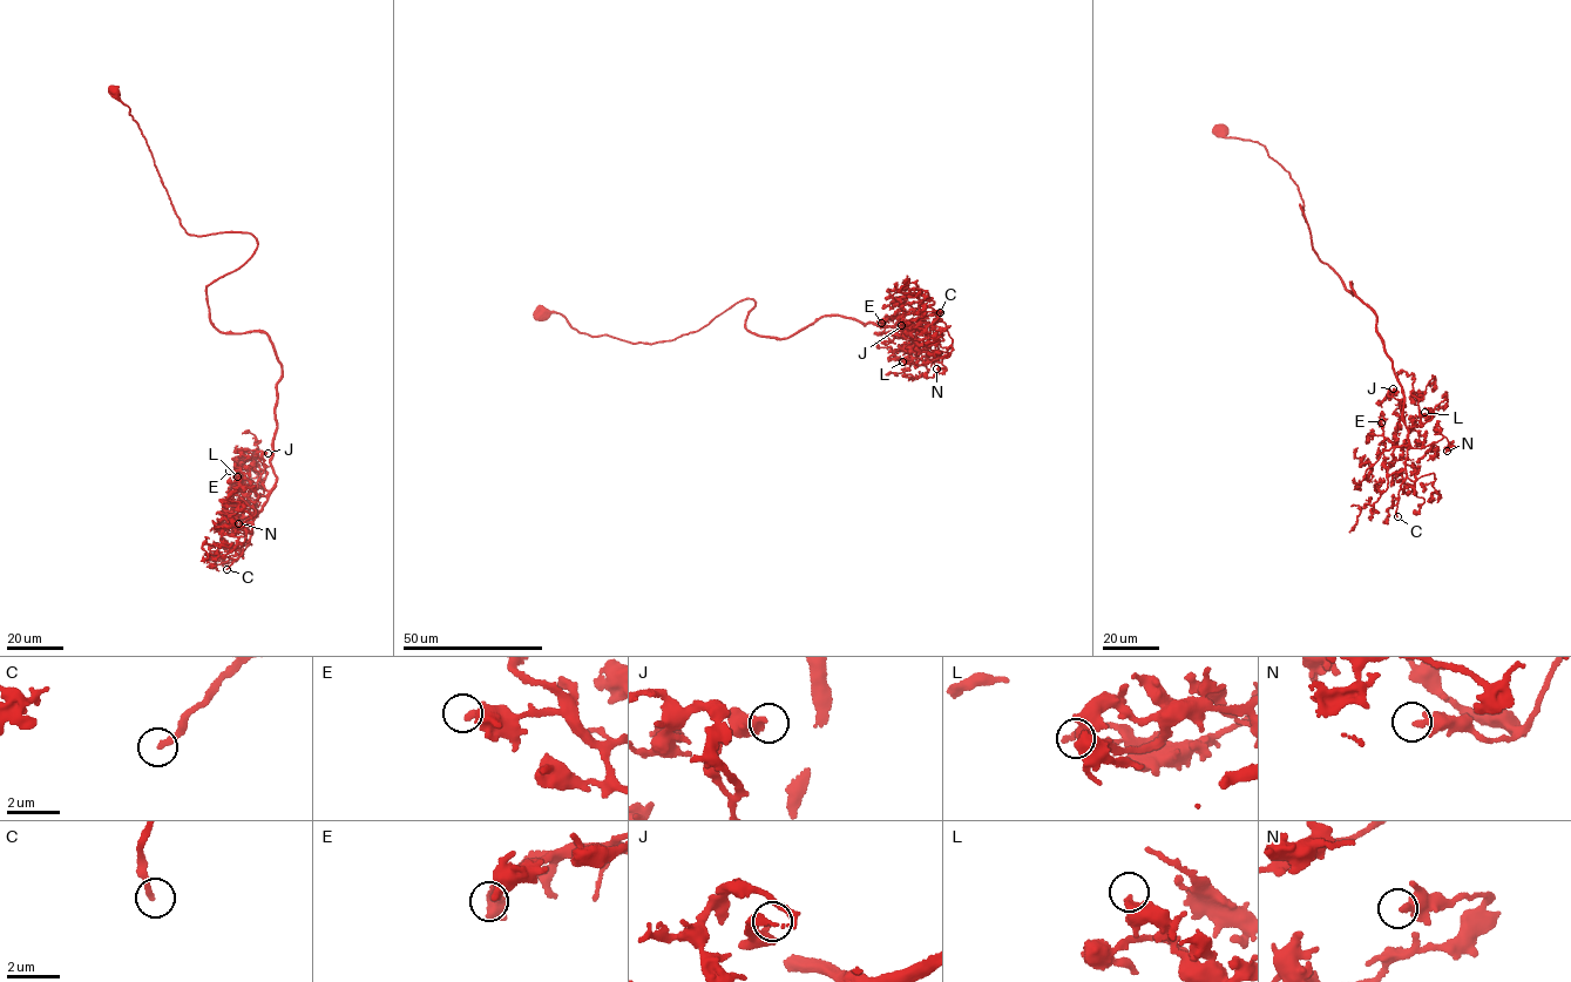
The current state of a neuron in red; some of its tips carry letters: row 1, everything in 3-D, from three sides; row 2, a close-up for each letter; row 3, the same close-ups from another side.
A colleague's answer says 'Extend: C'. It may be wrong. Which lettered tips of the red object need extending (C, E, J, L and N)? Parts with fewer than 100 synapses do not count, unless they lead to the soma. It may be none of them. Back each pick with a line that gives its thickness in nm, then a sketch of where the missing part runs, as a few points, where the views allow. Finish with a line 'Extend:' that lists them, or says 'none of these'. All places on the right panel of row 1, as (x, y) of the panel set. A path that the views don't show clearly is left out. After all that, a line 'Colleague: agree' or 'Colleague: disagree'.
C: 220 nm thick; missing branch runs (1397, 516), (1394, 536), (1383, 534)
Extend: C
Colleague: agree

